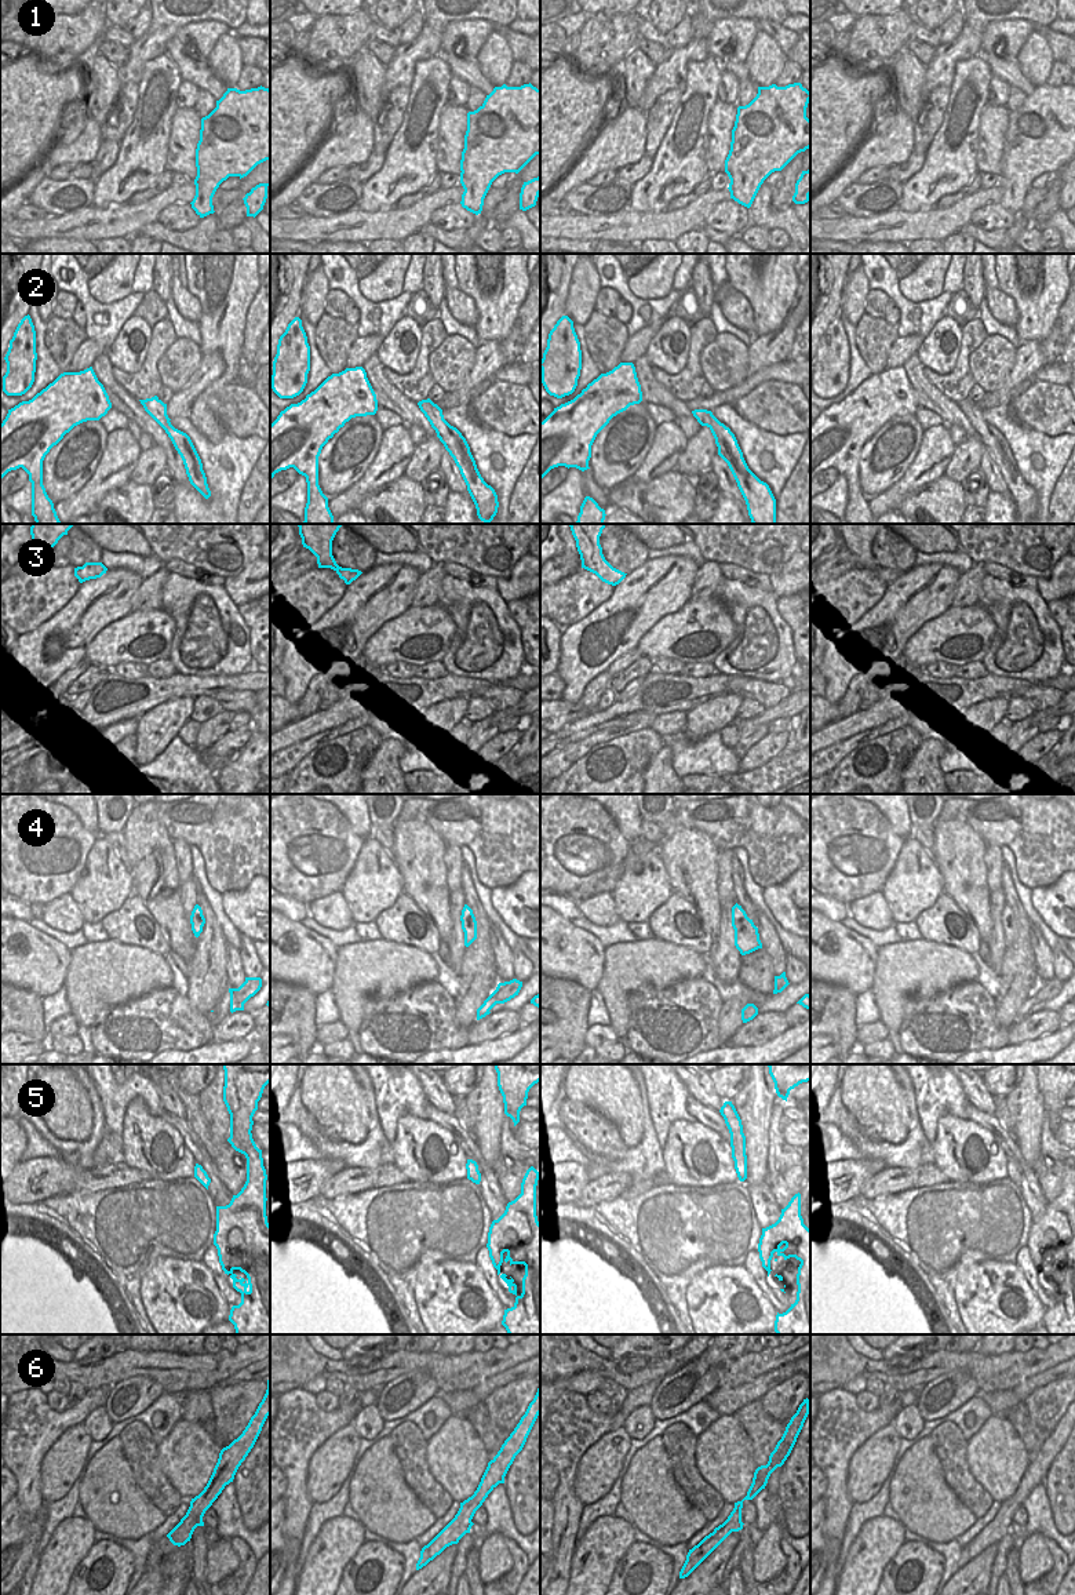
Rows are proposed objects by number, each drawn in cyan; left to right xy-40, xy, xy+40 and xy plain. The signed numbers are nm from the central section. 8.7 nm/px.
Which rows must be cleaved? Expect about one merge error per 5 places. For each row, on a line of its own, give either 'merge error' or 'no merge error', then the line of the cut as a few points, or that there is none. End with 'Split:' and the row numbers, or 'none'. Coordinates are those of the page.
1: no merge error | no cut
2: no merge error | no cut
3: no merge error | no cut
4: no merge error | no cut
5: no merge error | no cut
6: no merge error | no cut
Split: none

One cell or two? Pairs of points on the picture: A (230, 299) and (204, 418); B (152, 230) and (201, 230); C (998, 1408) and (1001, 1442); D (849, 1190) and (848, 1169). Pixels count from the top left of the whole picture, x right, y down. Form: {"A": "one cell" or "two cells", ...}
{"A": "one cell", "B": "one cell", "C": "two cells", "D": "one cell"}

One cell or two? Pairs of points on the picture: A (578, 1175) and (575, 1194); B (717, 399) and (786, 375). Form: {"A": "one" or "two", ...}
{"A": "one", "B": "one"}

